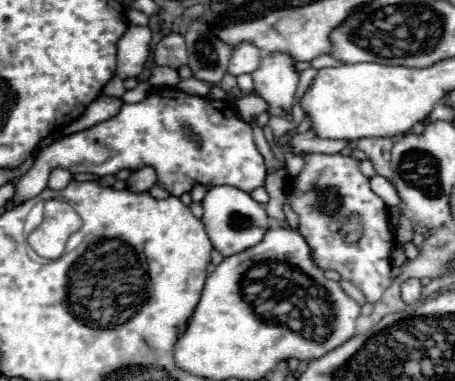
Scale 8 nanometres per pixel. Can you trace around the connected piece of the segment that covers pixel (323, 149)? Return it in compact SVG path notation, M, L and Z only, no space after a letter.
M314 130L300 132L292 138L292 152L294 154L338 154L348 146L348 140L326 140L320 138Z

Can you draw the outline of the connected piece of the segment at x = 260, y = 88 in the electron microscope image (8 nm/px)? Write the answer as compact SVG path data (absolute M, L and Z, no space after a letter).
M286 52L264 54L258 70L252 72L252 78L254 78L254 90L270 104L270 110L268 110L270 114L290 112L294 94L296 94L296 86L298 86L298 78L300 78L300 72L296 70L296 60L290 54L286 54Z

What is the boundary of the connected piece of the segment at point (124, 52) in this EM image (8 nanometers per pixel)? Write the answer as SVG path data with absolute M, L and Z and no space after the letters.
M128 26L126 34L118 40L118 78L136 78L150 56L152 32L148 26Z

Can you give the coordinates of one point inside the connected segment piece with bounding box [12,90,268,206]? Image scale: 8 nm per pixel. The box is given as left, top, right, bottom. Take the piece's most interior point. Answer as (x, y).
(156, 132)

